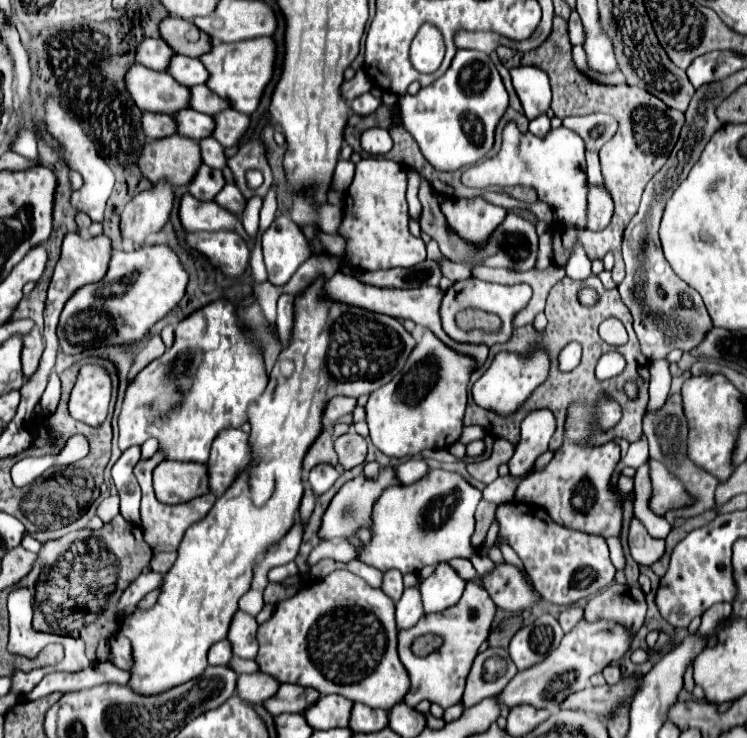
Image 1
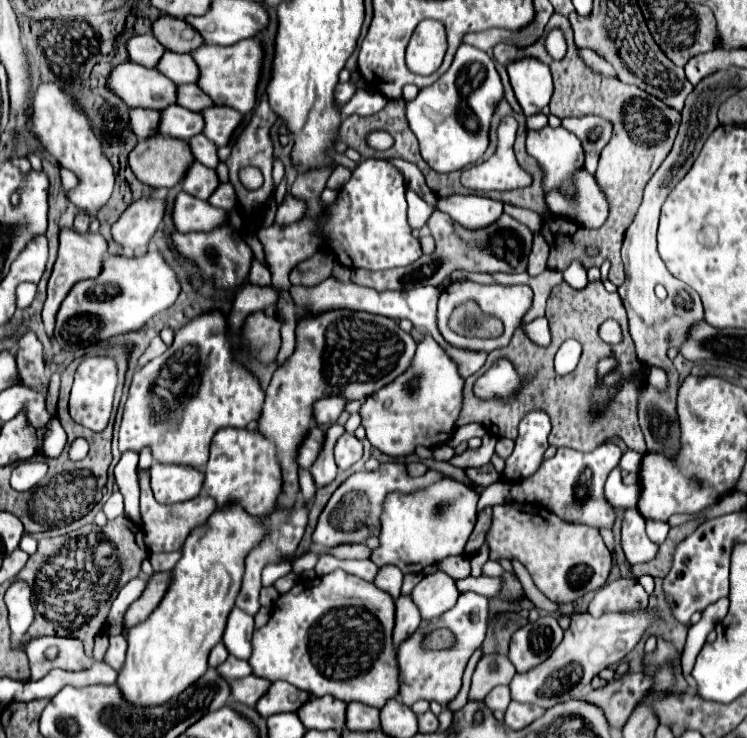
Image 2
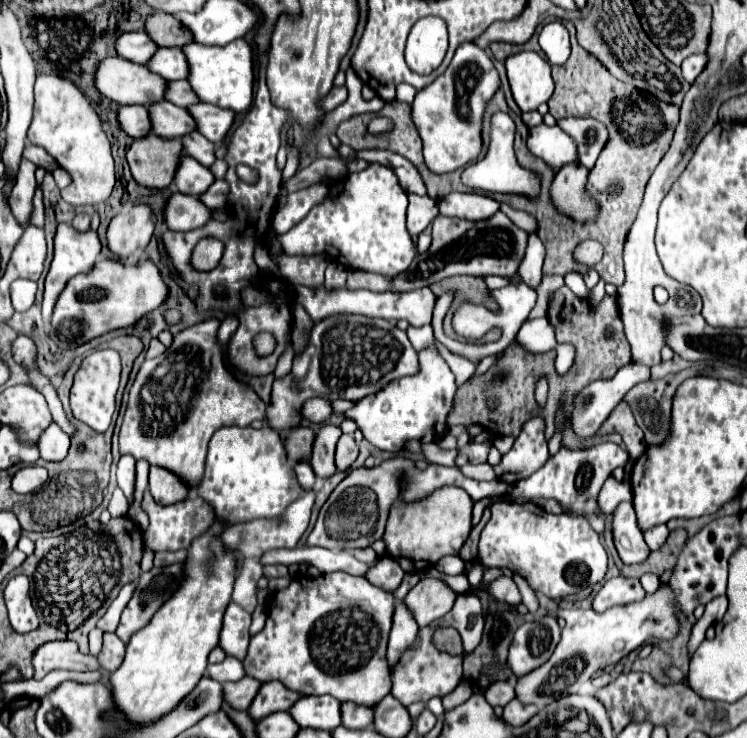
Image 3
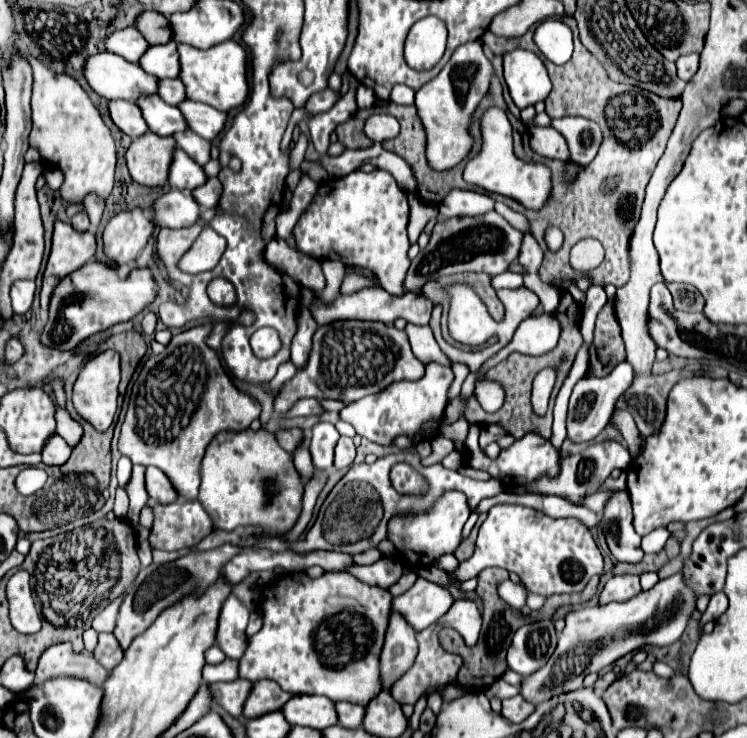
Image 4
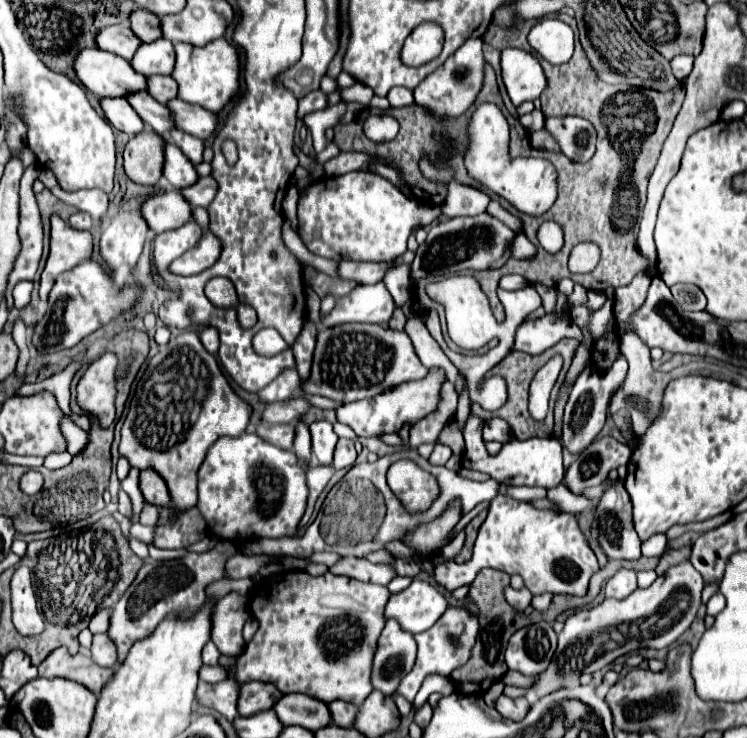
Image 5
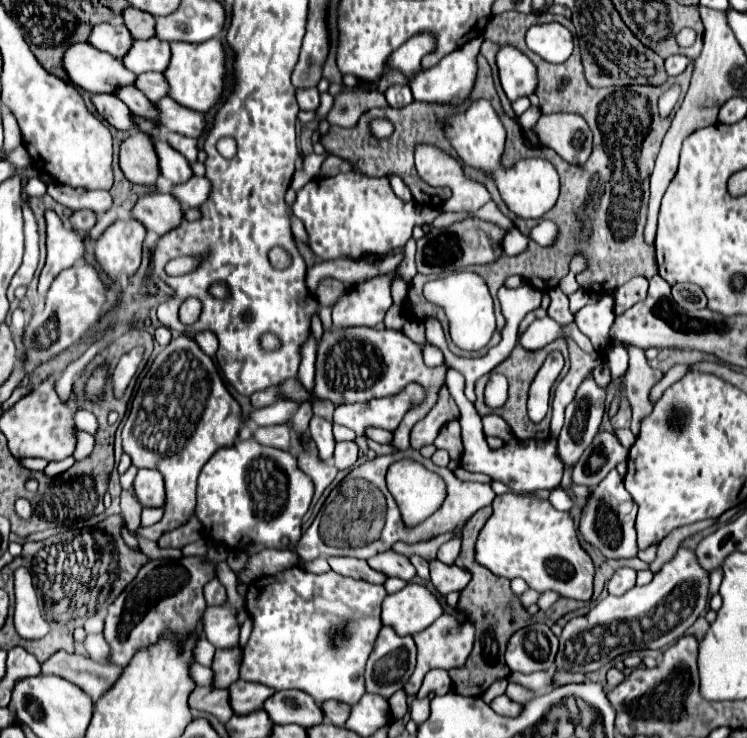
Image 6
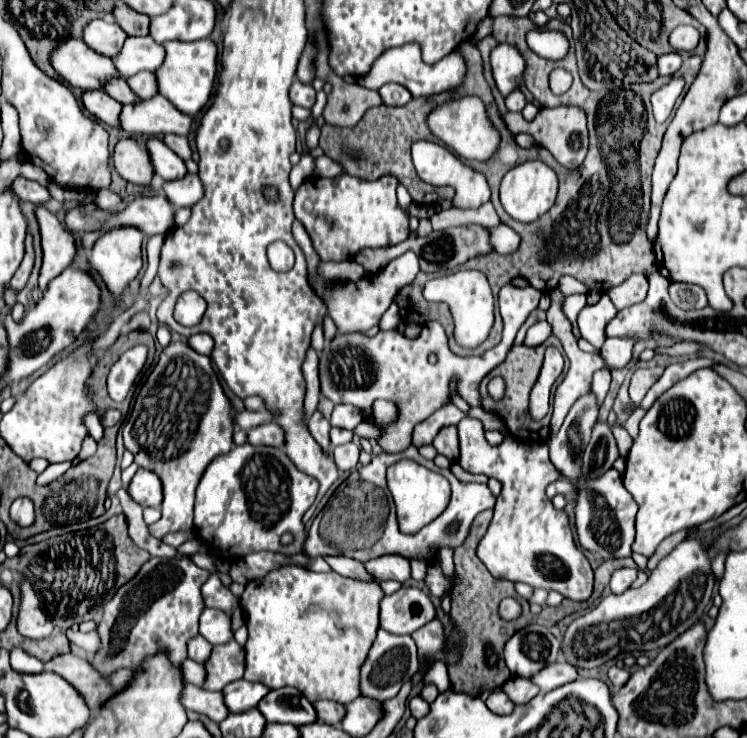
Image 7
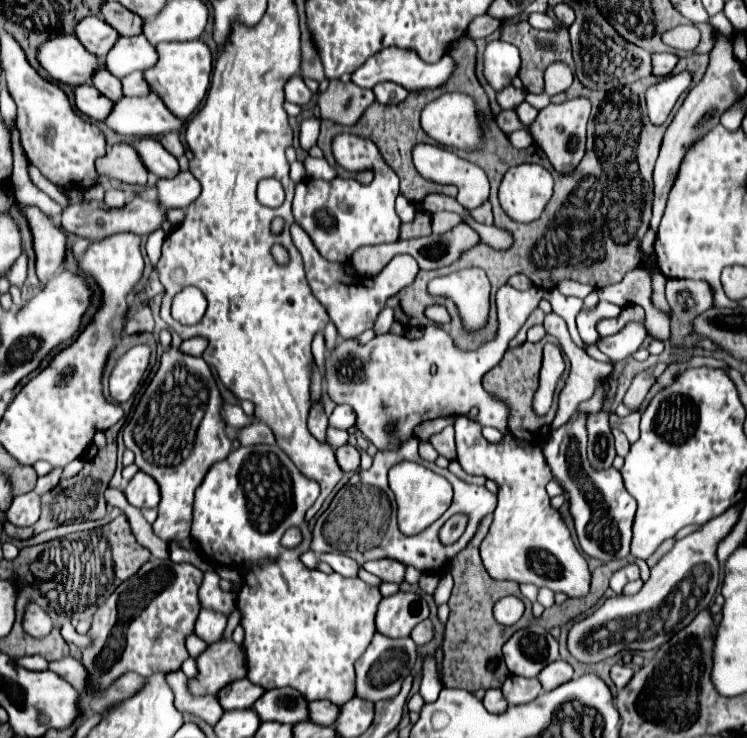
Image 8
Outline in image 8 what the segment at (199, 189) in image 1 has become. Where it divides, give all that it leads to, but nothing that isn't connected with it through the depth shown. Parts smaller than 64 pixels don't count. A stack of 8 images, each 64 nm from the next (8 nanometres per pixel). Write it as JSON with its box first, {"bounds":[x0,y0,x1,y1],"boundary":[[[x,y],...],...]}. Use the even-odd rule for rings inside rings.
{"bounds":[136,138,180,178],"boundary":[[[142,138],[136,150],[140,152],[148,172],[156,174],[158,178],[174,178],[180,172],[176,156],[172,156],[156,138]]]}

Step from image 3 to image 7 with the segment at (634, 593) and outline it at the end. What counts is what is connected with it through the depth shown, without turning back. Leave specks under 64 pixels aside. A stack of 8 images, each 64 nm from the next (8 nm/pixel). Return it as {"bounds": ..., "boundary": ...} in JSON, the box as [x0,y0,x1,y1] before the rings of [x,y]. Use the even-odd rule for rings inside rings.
{"bounds":[610,568,636,594],"boundary":[[[620,568],[612,574],[612,580],[610,580],[610,590],[614,594],[622,594],[624,590],[628,590],[632,586],[632,582],[636,580],[636,568]]]}

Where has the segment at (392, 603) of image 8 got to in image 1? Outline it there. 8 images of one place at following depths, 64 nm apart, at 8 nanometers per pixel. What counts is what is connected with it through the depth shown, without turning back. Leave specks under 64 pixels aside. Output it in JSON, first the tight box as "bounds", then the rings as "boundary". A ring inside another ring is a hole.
{"bounds":[420,562,466,614],"boundary":[[[440,562],[420,588],[424,612],[430,614],[454,606],[462,598],[464,586],[466,580],[460,578],[460,574],[448,562]]]}

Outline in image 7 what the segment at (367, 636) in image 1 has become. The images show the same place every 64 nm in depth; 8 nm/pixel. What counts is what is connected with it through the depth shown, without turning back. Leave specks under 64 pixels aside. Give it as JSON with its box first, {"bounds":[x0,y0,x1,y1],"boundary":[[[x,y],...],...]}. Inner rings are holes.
{"bounds":[240,566,384,704],"boundary":[[[282,566],[264,578],[248,582],[240,602],[246,612],[248,642],[244,678],[250,682],[262,682],[270,690],[292,686],[304,692],[308,700],[334,700],[350,704],[360,696],[360,668],[376,640],[380,626],[380,600],[384,592],[378,582],[362,582],[344,578],[336,572],[316,574],[304,566]]]}

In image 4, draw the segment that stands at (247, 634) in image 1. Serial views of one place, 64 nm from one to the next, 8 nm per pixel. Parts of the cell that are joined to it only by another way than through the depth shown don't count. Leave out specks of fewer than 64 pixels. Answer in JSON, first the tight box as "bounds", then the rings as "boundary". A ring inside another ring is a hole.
{"bounds":[216,596,250,660],"boundary":[[[228,596],[228,600],[222,606],[216,632],[216,646],[228,658],[240,660],[240,656],[244,656],[244,648],[248,644],[246,638],[248,614],[250,610],[244,608],[244,604],[240,604],[240,600],[236,600],[234,596]]]}

